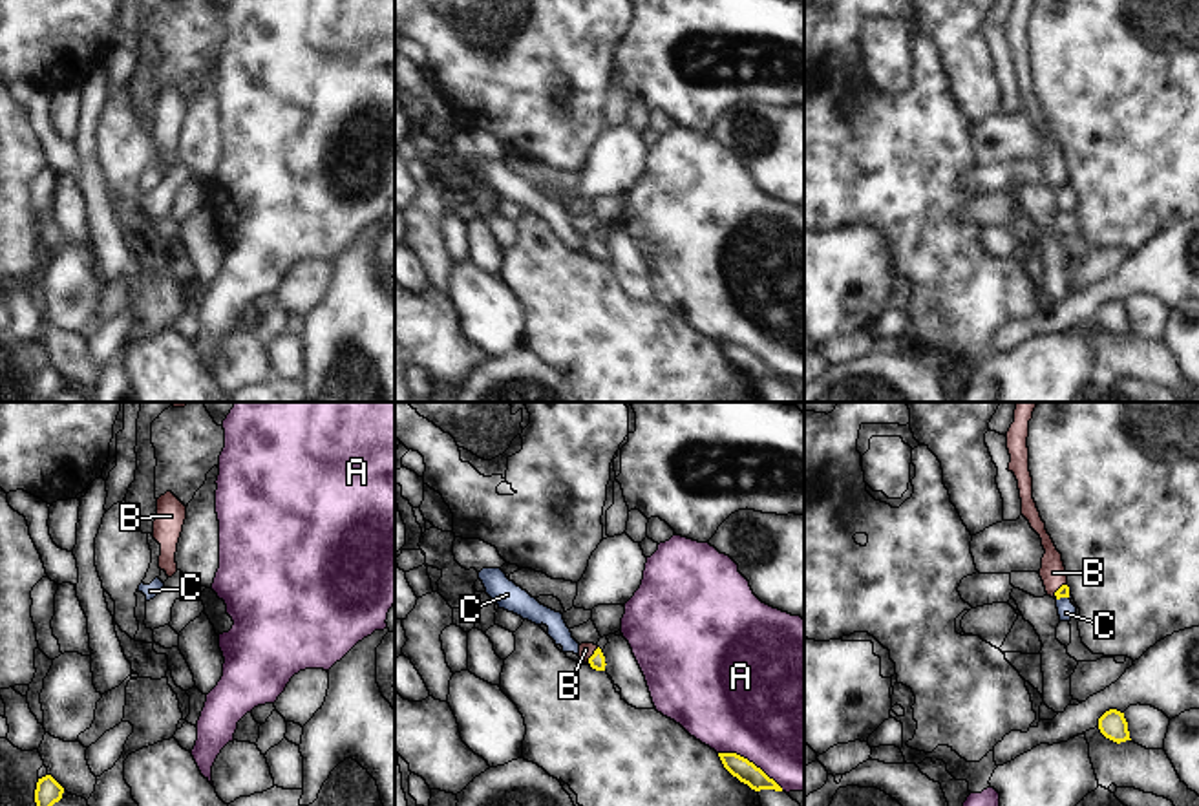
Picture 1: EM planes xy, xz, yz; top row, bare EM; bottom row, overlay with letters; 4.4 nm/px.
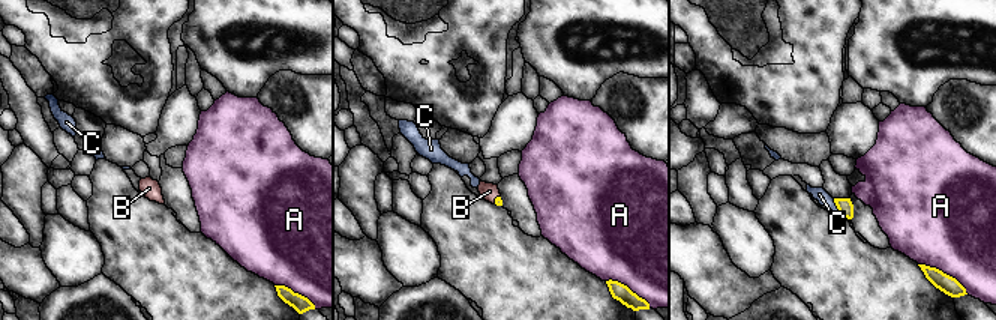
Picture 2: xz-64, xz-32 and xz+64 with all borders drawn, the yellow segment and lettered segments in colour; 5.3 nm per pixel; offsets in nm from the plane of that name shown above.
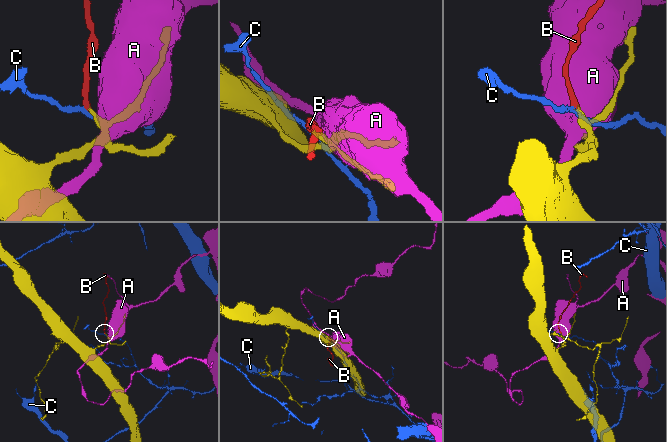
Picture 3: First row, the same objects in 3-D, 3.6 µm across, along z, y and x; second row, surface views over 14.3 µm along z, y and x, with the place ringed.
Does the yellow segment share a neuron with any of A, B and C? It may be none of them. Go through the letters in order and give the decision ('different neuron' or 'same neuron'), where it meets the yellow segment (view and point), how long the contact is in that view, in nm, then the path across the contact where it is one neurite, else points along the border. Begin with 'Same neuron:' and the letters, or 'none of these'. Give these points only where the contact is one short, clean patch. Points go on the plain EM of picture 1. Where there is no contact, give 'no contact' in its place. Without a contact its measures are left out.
Same neuron: B
A: different neuron | xz (752, 353) | 340 nm
B: same neuron | xz (591, 247) | 90 nm | across xz (596, 251), (591, 247), (585, 240)
C: different neuron | yz (1062, 187) | 60 nm | along yz (1068, 187), (1057, 190)

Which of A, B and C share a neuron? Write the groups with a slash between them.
A / B / C

